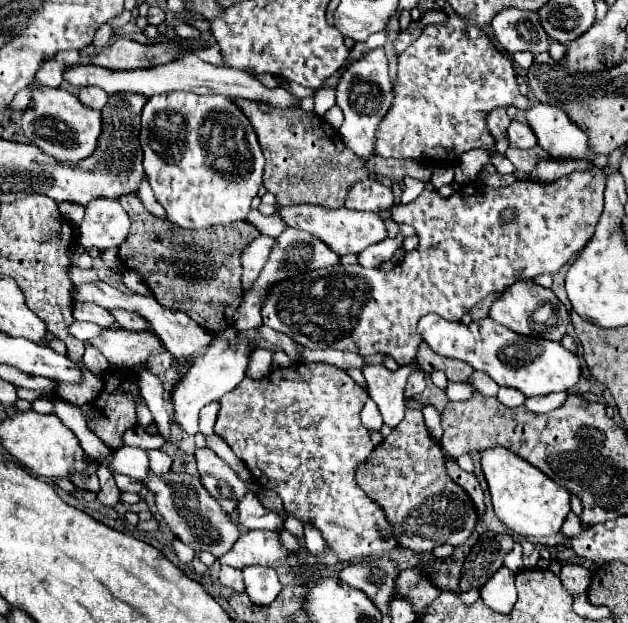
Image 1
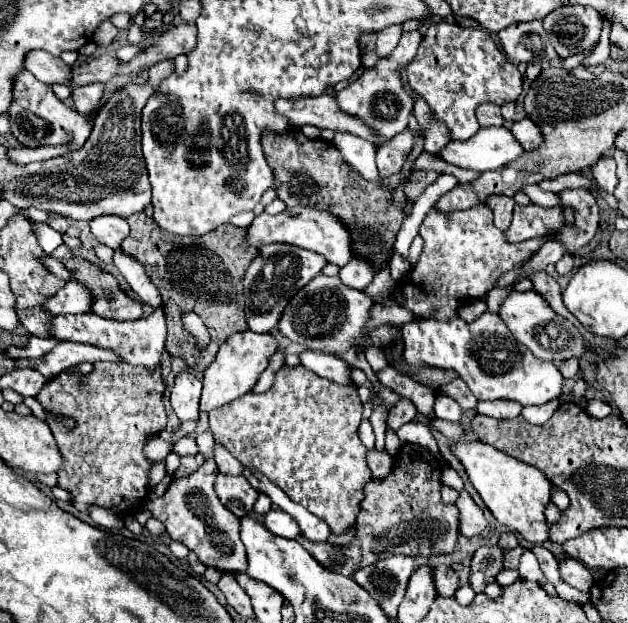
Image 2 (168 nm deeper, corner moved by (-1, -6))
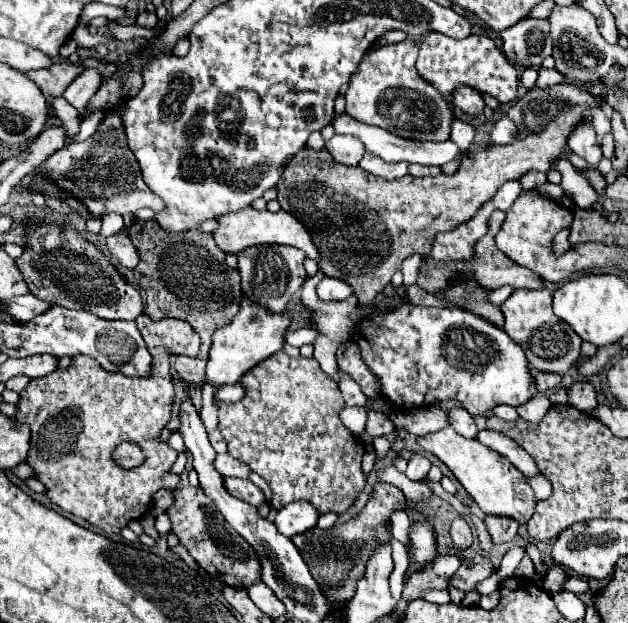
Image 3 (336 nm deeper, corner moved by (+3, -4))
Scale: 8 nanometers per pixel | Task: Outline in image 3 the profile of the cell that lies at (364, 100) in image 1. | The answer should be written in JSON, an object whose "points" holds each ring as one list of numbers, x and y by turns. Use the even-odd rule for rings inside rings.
{"points":[[412,38,370,50,362,58,356,74,350,80,346,92,346,112,356,120,362,120,364,124,386,128,388,132,394,132,398,136,444,142,450,138,450,122,454,120,454,114,450,112,450,106,446,106,442,96,438,96,438,90,416,74,416,58,418,44],[408,108,412,112,402,122,402,112,406,112]]}

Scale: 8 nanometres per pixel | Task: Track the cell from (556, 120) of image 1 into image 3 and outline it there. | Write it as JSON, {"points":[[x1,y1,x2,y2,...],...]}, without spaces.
{"points":[[502,116,494,124,490,138,492,138,492,144,512,144,514,140,518,140,518,128,508,116]]}

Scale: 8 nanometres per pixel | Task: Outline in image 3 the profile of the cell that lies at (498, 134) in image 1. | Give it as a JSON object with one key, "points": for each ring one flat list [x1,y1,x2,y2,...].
{"points":[[458,88,458,92,454,92,454,106,460,108,462,112,466,112,468,116,478,116,484,112,486,104,480,92,474,92,472,88]]}

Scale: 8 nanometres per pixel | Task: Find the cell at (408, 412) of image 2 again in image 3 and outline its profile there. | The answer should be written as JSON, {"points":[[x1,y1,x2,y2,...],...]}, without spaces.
{"points":[[370,410,368,412,368,422,366,422,366,432,370,436,378,436,378,434,392,434,396,430,394,422,388,418,388,414,378,412,378,410]]}

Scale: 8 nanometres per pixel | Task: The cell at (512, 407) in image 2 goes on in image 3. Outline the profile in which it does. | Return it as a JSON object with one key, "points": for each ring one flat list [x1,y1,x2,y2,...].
{"points":[[506,404,494,406,494,408,492,408,492,414,496,414,496,416,502,418,502,420,516,420,516,418,518,418,516,408,510,408,510,406,506,406]]}

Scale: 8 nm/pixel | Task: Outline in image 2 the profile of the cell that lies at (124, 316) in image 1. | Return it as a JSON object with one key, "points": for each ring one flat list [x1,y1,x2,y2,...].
{"points":[[70,258,70,262,62,262,66,270,70,270,72,278,78,278,84,286,90,286,94,294,94,306,90,312,110,318,110,320,138,320,142,318,142,304,122,292,118,280,94,266,84,258]]}

